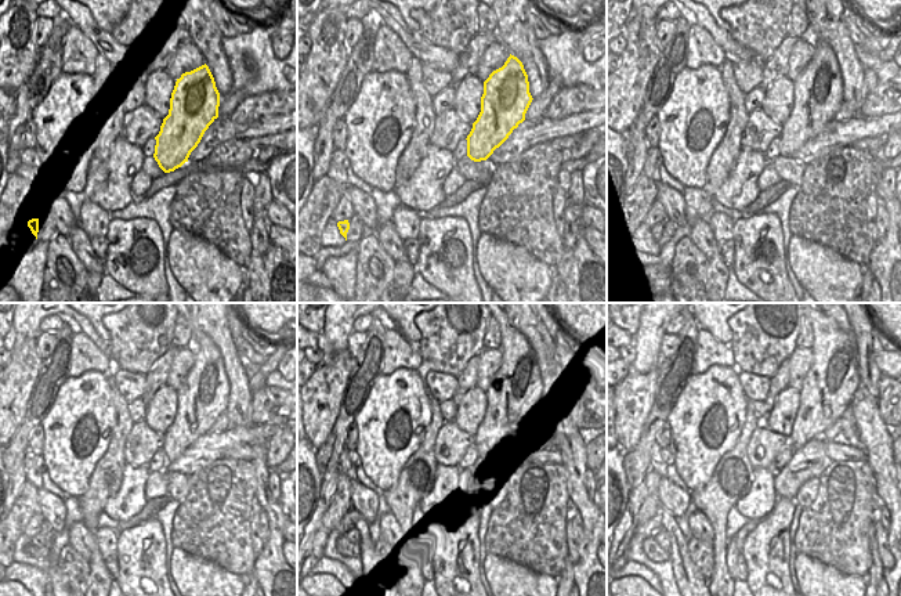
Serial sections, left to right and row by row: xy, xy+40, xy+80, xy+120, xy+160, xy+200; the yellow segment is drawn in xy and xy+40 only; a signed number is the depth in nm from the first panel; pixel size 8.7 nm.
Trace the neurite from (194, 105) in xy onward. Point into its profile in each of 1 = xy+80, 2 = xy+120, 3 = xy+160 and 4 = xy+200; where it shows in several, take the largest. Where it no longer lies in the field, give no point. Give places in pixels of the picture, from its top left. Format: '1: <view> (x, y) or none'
1: xy+80 (818, 90)
2: xy+120 (202, 397)
3: xy+160 (514, 393)
4: xy+200 (829, 385)

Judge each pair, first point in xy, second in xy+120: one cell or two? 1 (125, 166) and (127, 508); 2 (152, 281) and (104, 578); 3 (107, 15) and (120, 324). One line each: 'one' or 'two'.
1: one
2: two
3: two

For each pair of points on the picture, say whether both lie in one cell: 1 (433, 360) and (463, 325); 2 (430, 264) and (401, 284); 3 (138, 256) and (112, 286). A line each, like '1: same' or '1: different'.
1: same
2: different
3: different

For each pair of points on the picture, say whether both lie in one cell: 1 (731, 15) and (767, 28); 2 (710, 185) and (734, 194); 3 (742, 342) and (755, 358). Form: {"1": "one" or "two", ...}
{"1": "one", "2": "two", "3": "one"}

